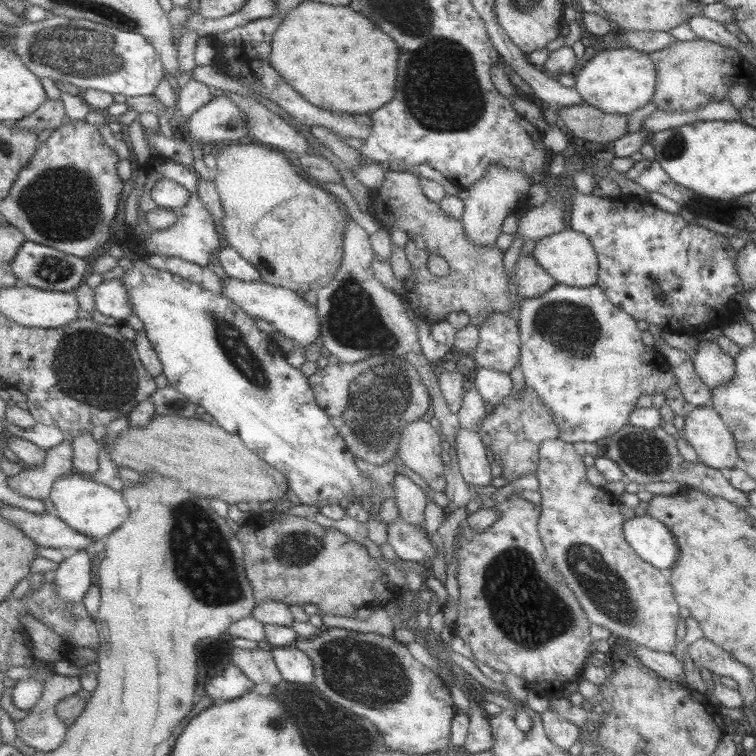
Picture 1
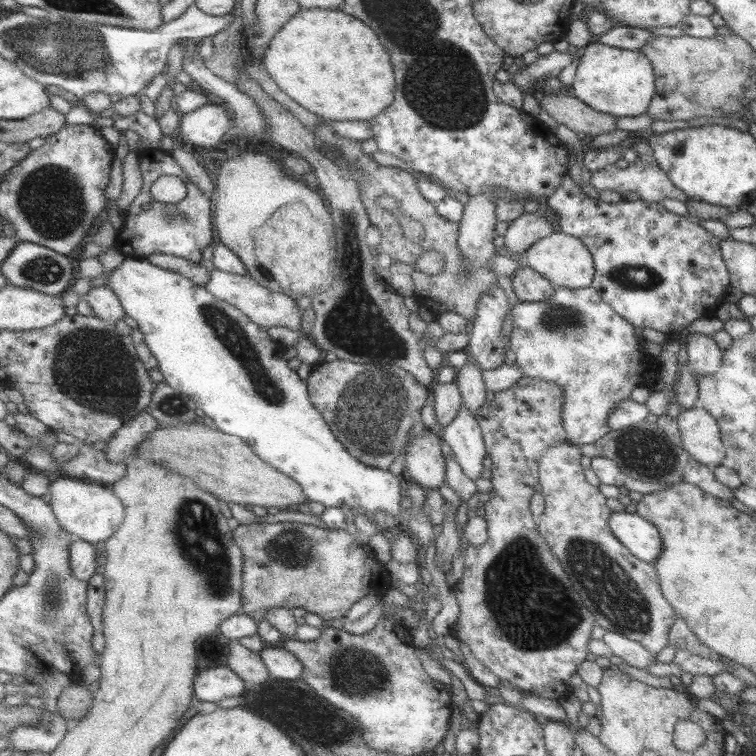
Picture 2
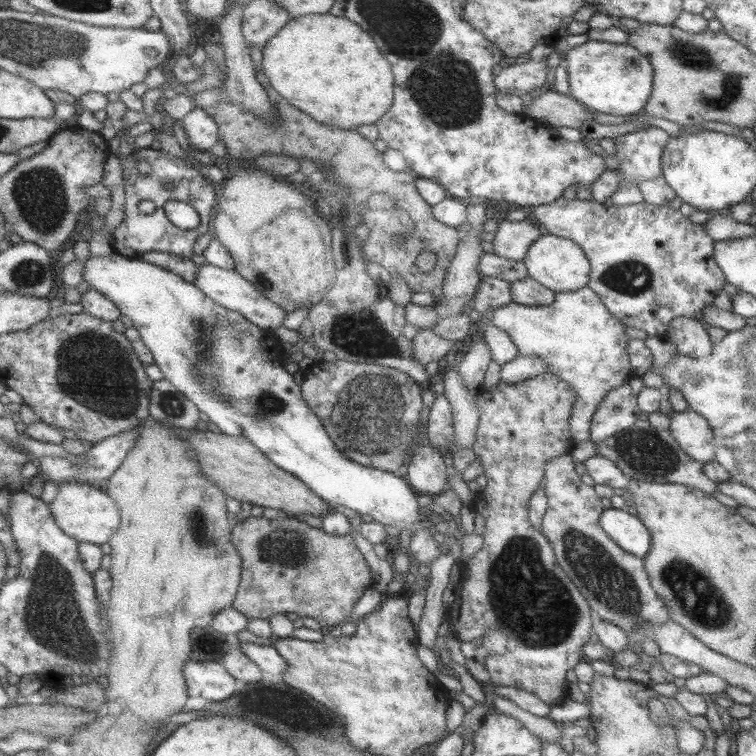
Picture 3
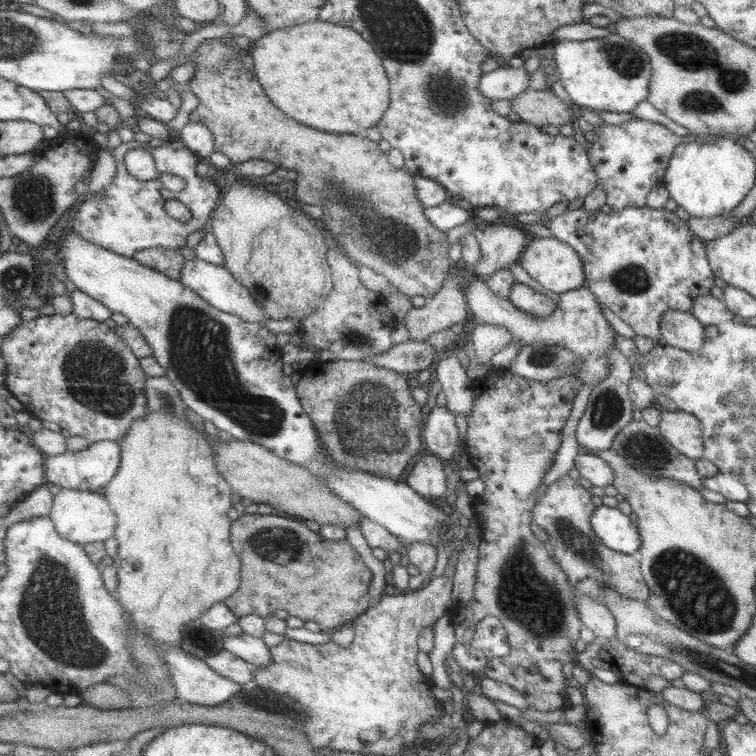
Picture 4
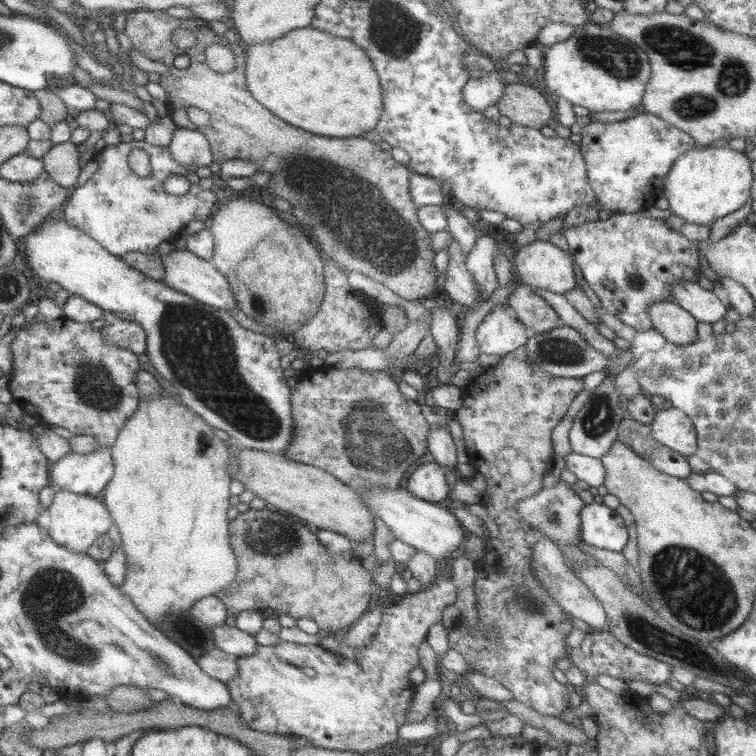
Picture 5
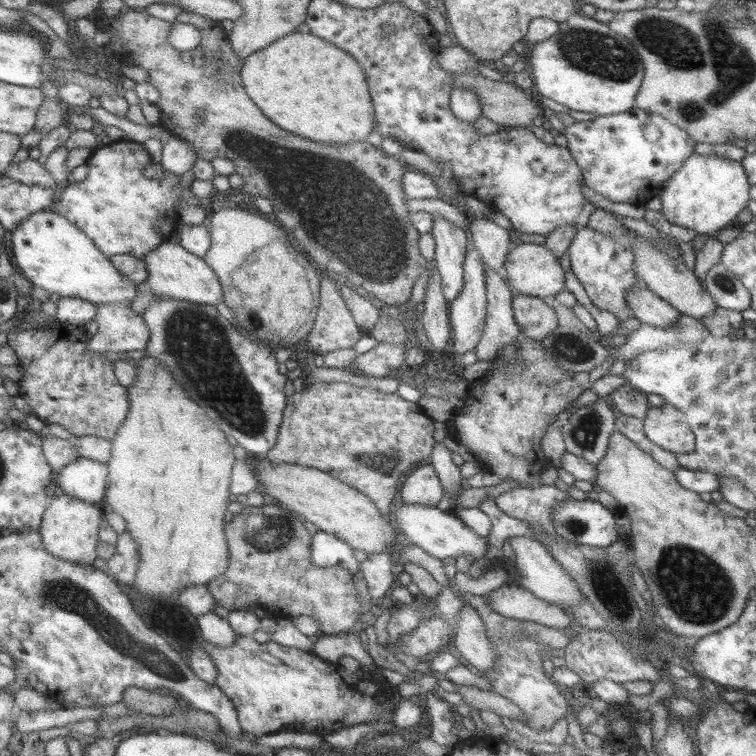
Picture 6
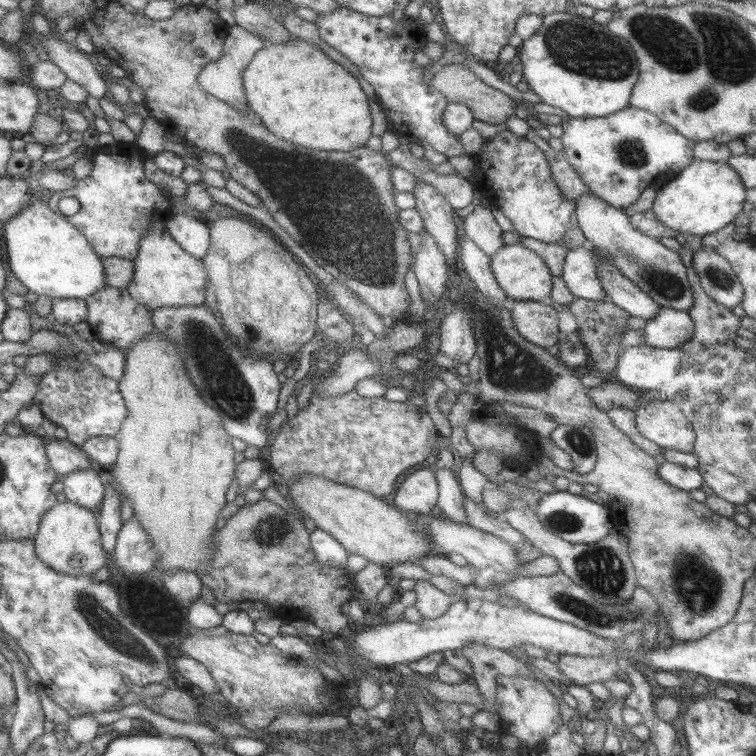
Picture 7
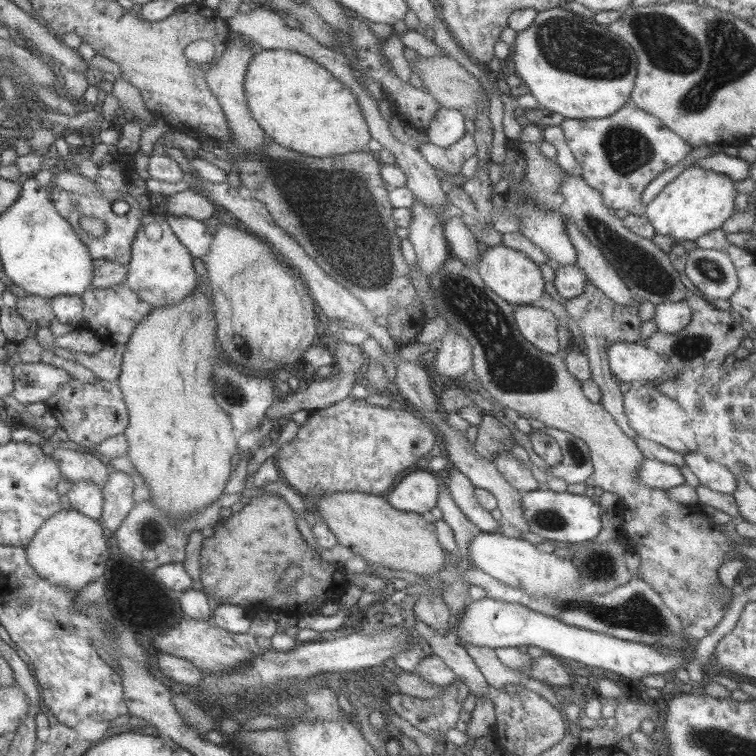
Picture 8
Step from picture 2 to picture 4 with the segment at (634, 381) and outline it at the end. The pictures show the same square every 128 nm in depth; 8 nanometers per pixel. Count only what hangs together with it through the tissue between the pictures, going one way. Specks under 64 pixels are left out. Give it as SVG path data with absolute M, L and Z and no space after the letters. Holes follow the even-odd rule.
M476 274L467 282L467 297L473 317L477 318L477 322L507 328L514 335L515 343L519 346L530 345L534 341L548 341L549 343L563 344L572 353L578 355L581 367L575 370L574 375L581 378L583 384L590 385L590 390L594 390L594 387L604 380L604 377L607 377L610 368L607 352L612 347L616 347L614 340L616 332L609 320L603 315L601 303L588 286L563 292L556 310L546 318L538 318L533 314L528 314L514 306L509 298L494 294L485 281Z

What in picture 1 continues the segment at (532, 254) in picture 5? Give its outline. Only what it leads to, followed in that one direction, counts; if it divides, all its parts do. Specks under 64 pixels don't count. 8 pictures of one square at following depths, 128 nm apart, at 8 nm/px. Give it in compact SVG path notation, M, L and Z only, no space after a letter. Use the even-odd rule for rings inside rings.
M566 228L556 234L541 238L531 254L542 268L556 279L558 284L580 288L597 284L599 260L590 239L585 234Z

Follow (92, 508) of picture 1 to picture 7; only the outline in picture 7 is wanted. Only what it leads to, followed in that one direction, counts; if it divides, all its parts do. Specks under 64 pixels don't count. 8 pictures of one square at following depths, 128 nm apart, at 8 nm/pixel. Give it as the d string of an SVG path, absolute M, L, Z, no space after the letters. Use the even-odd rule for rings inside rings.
M74 501L61 502L45 516L36 543L41 559L54 570L60 570L64 574L96 574L110 562L103 540L99 511L90 510Z

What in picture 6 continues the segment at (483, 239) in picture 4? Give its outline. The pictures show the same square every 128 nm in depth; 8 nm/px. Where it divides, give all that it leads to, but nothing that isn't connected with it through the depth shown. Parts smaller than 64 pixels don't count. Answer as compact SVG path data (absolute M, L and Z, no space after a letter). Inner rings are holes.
M470 248L465 266L465 290L451 303L452 322L455 328L452 346L457 354L476 351L485 329L487 313L485 268L486 264L478 249Z

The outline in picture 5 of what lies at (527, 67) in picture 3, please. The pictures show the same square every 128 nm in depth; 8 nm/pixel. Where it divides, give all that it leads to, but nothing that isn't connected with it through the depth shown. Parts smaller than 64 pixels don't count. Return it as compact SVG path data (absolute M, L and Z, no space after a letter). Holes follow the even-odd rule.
M502 70L488 73L478 79L470 79L464 87L465 101L478 112L484 112L503 95L503 88L508 84L501 77Z

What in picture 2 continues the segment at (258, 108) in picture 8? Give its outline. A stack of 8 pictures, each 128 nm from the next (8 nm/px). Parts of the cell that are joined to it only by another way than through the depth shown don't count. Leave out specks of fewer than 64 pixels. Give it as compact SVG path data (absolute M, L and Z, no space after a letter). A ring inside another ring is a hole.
M303 8L276 35L264 62L292 99L327 121L372 121L397 99L390 52L373 26L344 10Z

